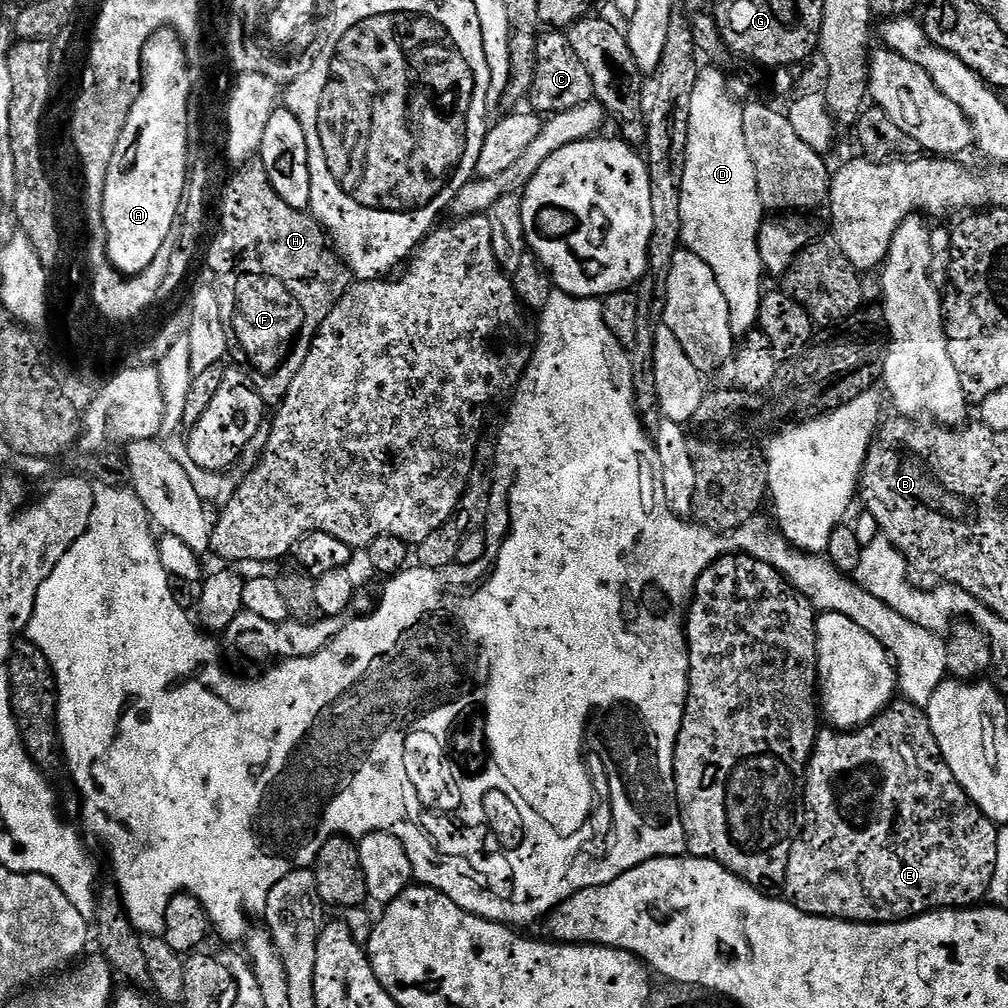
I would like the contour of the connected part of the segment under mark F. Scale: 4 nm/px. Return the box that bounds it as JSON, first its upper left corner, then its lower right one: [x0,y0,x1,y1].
[230,278,304,374]

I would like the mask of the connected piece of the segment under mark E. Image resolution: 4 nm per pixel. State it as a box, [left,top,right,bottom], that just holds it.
[782,698,998,924]

